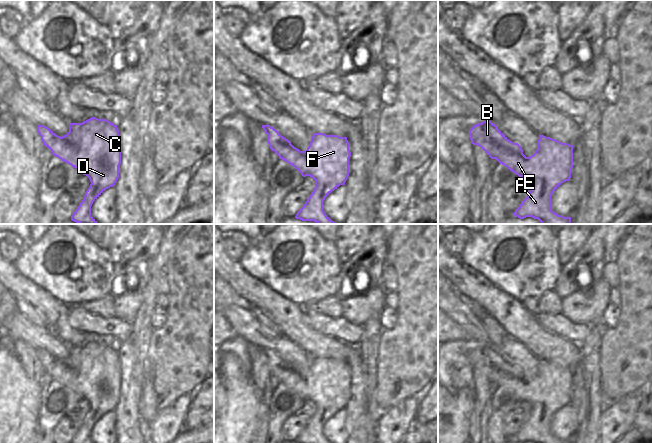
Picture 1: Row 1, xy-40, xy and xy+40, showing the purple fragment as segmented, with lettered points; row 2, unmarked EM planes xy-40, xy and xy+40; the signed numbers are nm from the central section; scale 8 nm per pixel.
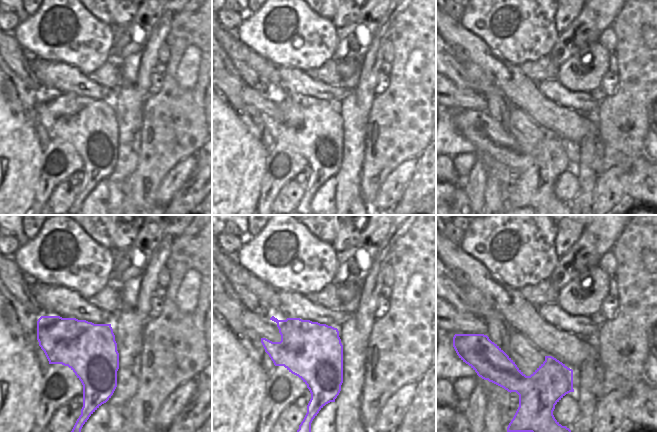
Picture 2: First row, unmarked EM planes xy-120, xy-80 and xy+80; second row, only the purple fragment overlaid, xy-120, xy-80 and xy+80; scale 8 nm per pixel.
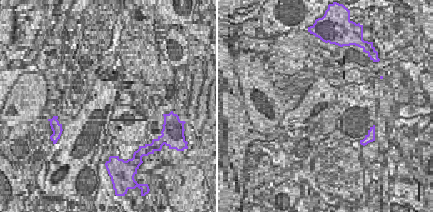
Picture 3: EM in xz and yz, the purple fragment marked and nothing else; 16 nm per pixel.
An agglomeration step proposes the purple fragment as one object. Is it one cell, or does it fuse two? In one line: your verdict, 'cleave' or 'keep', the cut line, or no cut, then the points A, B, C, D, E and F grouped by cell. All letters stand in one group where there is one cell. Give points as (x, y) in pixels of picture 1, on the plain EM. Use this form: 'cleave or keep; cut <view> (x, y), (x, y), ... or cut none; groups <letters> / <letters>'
keep; cut none; groups A B C D E F

